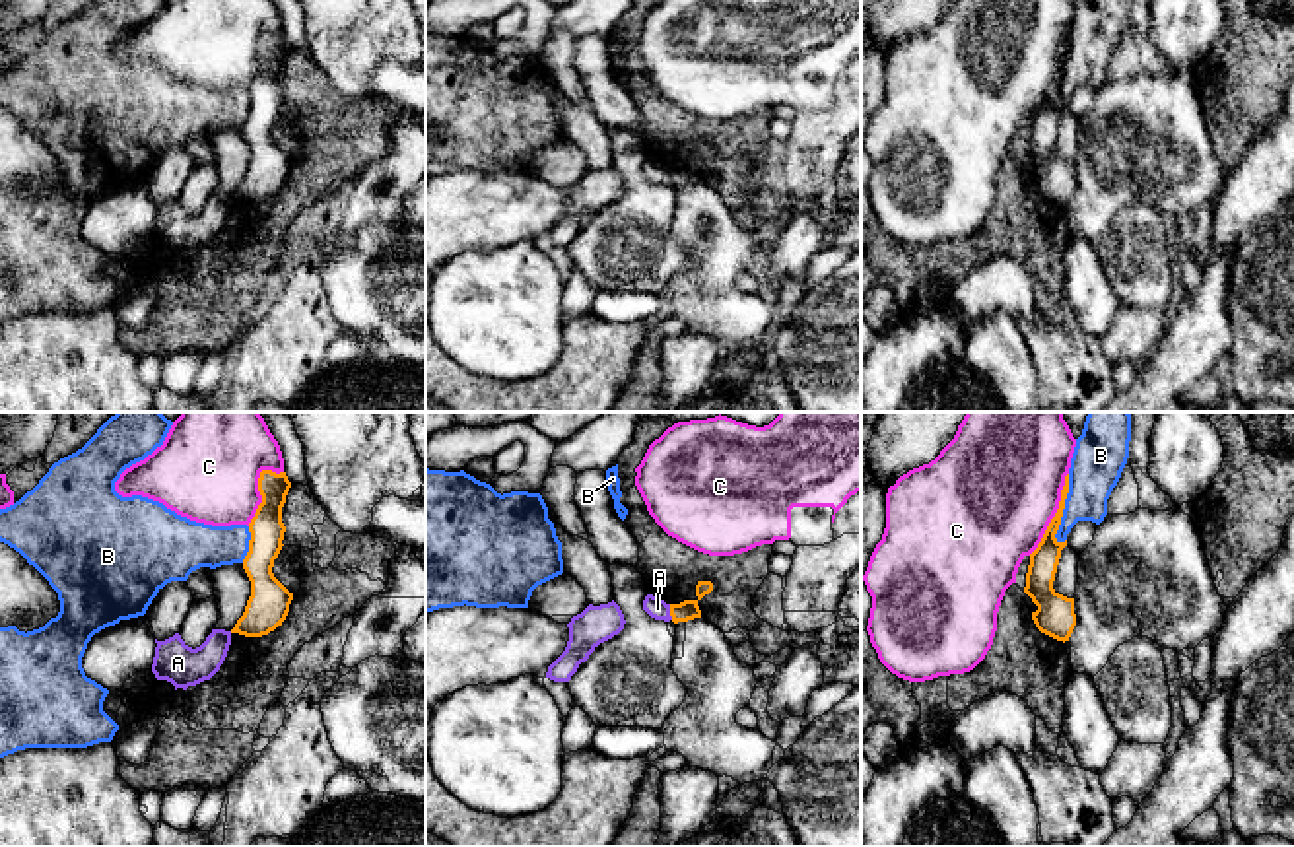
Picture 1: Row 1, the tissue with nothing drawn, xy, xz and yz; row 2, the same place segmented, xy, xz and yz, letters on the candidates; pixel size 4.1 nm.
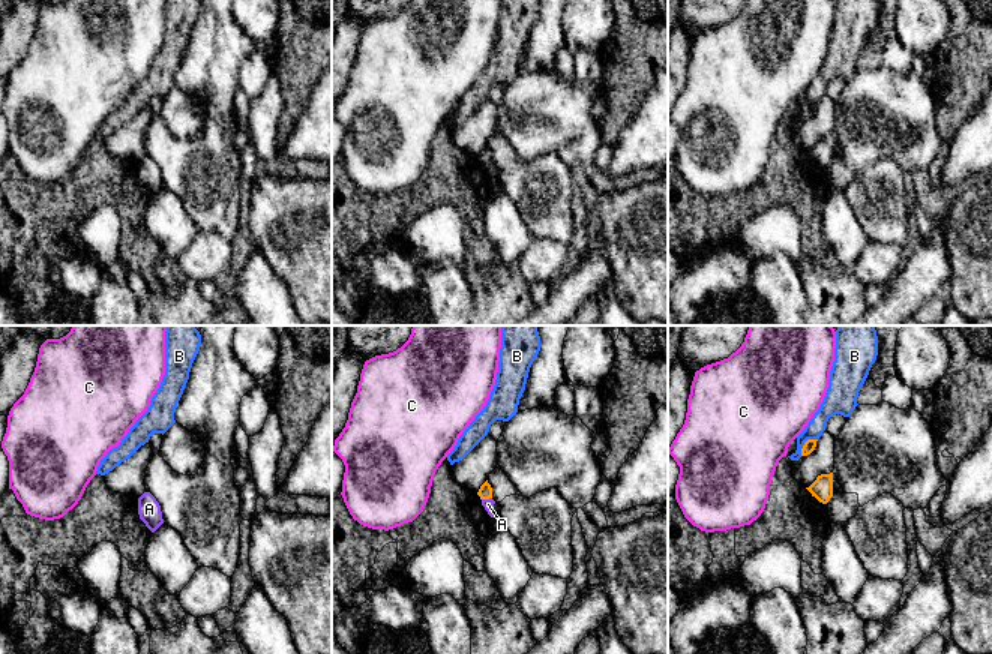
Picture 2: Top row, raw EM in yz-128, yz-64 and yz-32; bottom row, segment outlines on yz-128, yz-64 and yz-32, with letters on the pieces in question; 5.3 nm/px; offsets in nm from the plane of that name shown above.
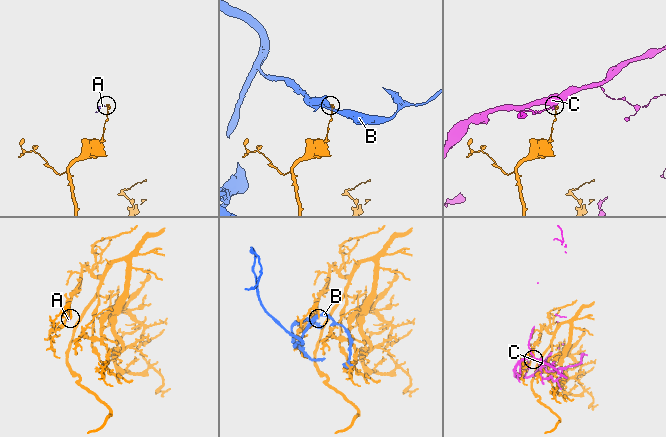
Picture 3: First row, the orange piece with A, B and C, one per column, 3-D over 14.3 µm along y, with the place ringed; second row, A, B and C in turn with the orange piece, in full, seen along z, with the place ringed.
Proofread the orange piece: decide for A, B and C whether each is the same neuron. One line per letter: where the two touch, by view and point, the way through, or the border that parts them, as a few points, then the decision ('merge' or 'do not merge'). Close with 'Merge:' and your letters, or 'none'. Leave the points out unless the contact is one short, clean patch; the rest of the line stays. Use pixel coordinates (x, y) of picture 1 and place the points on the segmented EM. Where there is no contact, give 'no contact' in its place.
A: contact xz (671, 612); border xz (669, 605), (673, 618); do not merge
B: contact yz (1063, 508); do not merge
C: contact yz (1055, 513); do not merge
Merge: none

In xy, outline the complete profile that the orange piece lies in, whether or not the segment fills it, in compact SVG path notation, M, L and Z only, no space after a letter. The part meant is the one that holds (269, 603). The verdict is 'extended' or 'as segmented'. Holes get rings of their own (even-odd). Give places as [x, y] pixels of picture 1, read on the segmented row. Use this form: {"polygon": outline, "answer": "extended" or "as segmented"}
{"polygon": "M262 470L258 491L262 503L249 523L249 552L243 569L251 581L251 596L243 616L231 633L245 637L262 637L274 631L286 620L293 593L289 593L272 573L274 559L282 550L286 526L282 523L282 507L291 488L286 472Z", "answer": "as segmented"}

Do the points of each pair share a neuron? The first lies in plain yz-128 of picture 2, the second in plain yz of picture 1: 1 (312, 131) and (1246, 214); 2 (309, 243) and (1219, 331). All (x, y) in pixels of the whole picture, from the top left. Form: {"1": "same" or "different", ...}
{"1": "same", "2": "different"}

